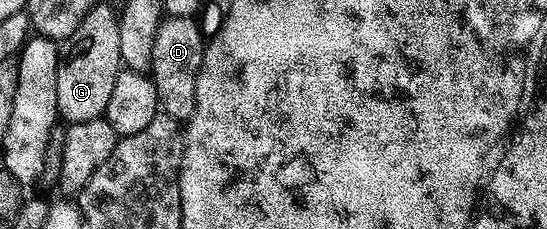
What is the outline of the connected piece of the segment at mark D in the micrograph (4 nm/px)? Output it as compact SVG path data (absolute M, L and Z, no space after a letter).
M169 17L160 22L158 35L154 39L154 55L150 76L158 91L162 112L181 123L194 115L198 95L198 75L204 58L206 37L200 34L197 22L190 17Z

